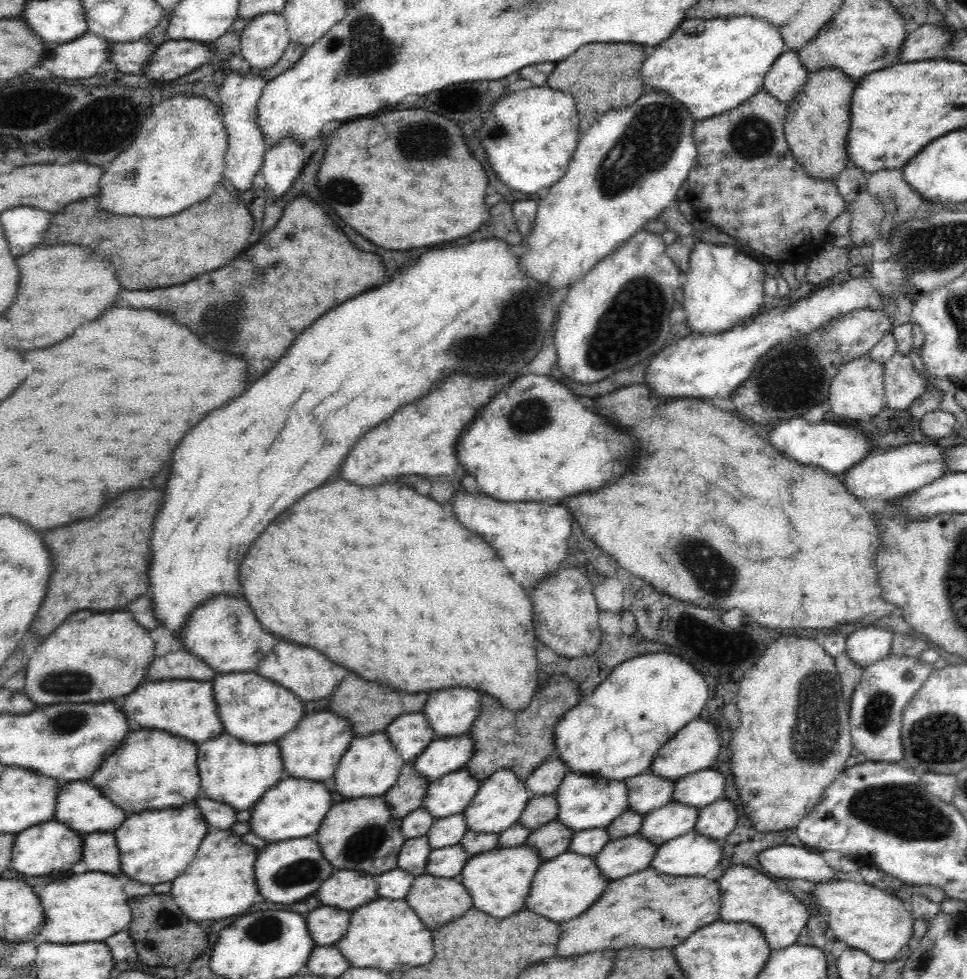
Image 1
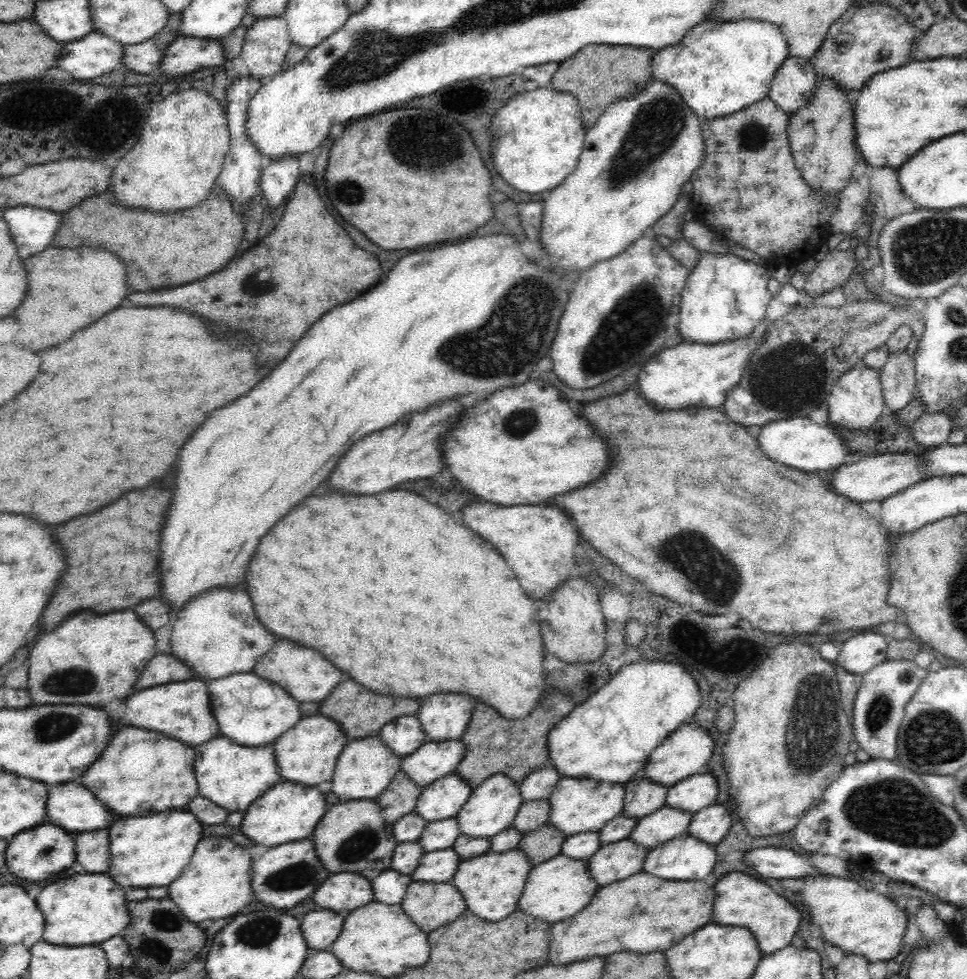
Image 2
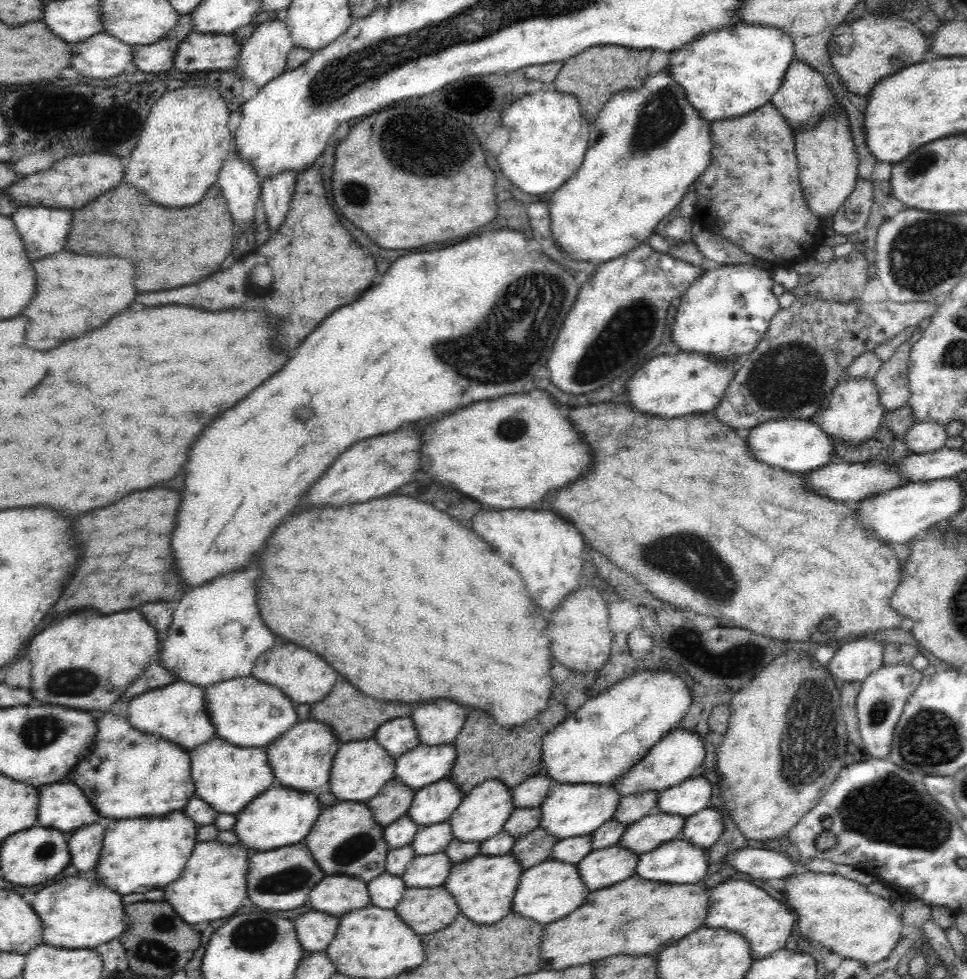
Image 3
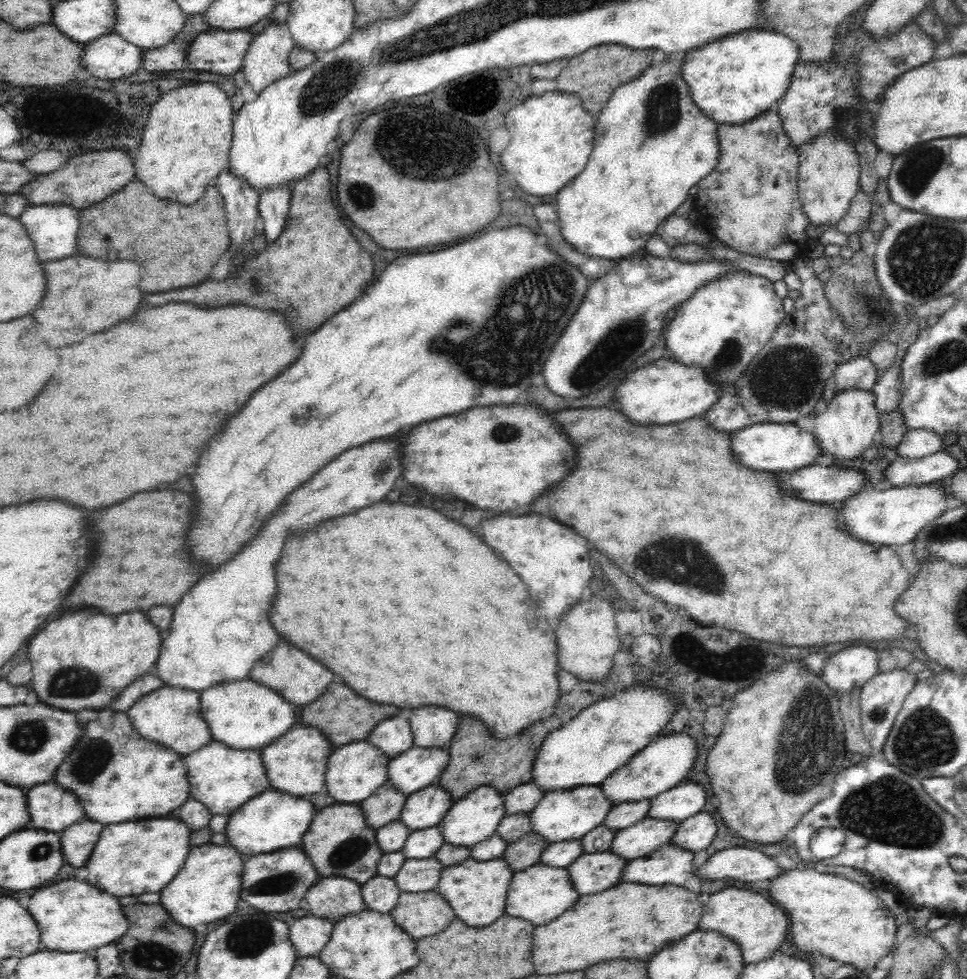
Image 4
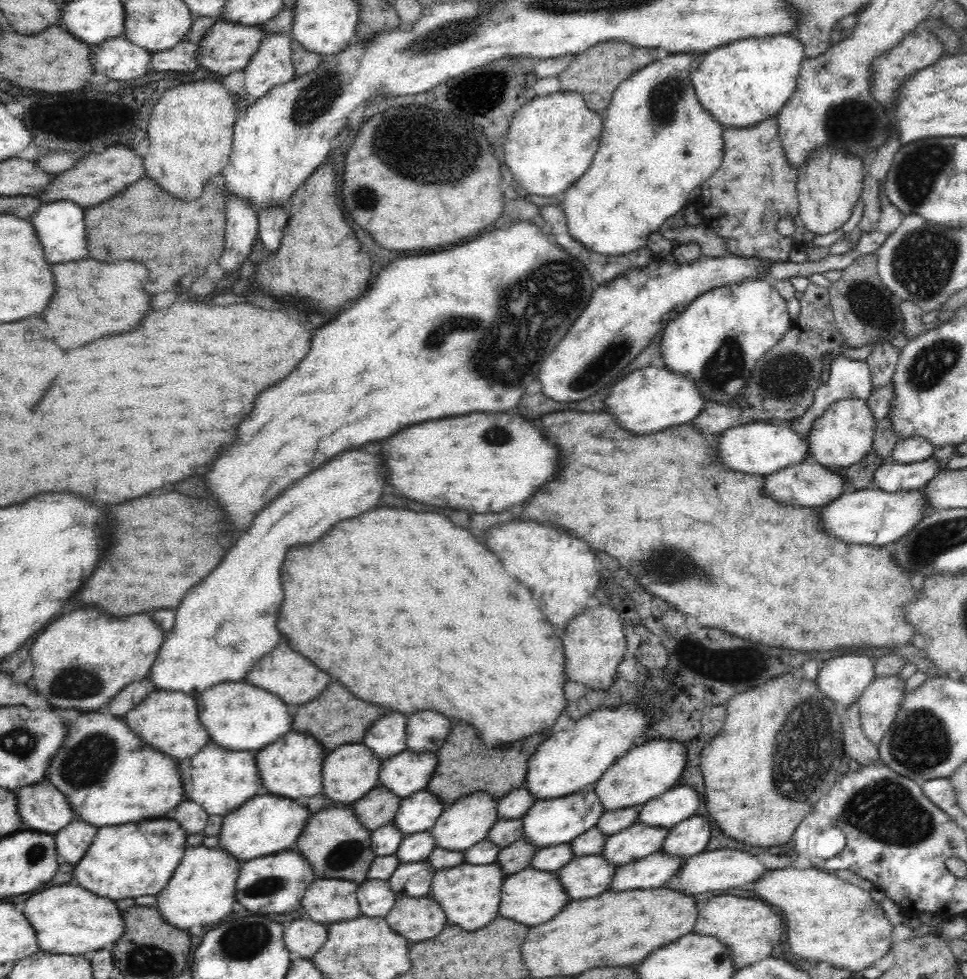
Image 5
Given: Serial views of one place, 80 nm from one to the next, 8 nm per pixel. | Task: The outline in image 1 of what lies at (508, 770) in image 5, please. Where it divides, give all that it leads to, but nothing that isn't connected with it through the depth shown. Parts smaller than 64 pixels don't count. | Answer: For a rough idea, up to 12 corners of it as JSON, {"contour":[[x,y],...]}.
{"contour":[[564,675],[543,678],[510,711],[481,694],[462,770],[528,779],[555,756],[554,728],[581,699]]}

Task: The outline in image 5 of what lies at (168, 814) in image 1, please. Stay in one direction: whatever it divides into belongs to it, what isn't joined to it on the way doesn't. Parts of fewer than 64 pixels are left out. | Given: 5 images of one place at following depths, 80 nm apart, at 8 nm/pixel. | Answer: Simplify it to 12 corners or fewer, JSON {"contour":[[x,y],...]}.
{"contour":[[170,818],[98,827],[72,883],[155,896],[187,849]]}

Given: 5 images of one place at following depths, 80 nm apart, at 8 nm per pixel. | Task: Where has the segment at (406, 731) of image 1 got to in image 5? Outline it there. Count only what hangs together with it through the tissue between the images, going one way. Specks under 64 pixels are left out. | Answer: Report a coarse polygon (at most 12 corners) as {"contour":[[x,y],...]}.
{"contour":[[390,714],[372,722],[362,744],[380,762],[406,747],[406,718]]}

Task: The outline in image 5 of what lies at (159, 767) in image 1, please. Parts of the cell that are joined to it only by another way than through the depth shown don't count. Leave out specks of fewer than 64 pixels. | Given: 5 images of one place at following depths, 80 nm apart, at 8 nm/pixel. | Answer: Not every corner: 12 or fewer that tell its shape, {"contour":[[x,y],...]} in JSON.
{"contour":[[81,713],[45,782],[92,826],[165,818],[178,764]]}

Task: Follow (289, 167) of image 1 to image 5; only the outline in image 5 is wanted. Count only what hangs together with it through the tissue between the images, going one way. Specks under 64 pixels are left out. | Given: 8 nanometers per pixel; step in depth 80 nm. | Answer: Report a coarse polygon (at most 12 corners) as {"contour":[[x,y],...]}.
{"contour":[[282,207],[257,212],[258,238],[266,257],[280,248],[289,216]]}

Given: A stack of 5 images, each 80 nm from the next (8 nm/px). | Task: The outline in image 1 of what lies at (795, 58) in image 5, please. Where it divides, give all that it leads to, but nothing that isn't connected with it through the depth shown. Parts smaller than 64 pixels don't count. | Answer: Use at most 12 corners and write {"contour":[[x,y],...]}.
{"contour":[[749,16],[686,19],[641,68],[696,121],[762,92],[784,54]]}

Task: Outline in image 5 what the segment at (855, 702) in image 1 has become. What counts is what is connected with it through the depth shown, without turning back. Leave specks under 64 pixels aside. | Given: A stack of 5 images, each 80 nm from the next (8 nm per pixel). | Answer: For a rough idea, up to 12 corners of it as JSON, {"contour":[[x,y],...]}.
{"contour":[[874,678],[857,700],[871,743],[884,737],[899,710],[904,681]]}

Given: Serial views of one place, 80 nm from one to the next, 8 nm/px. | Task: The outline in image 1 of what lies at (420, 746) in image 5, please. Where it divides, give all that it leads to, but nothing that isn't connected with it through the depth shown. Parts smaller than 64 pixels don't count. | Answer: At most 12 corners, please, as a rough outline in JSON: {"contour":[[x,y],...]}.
{"contour":[[470,688],[430,694],[421,712],[434,739],[466,735],[480,695]]}

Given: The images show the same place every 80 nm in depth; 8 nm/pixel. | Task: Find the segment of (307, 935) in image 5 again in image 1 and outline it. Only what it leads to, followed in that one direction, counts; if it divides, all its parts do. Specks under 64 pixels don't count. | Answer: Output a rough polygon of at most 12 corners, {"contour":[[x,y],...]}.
{"contour":[[321,905],[304,921],[314,946],[346,934],[350,912]]}

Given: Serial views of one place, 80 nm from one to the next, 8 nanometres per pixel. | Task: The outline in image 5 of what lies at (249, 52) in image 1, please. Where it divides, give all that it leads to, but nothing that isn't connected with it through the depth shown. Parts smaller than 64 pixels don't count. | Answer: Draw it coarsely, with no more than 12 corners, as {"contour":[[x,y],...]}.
{"contour":[[268,33],[244,68],[243,88],[260,100],[293,81],[292,38]]}

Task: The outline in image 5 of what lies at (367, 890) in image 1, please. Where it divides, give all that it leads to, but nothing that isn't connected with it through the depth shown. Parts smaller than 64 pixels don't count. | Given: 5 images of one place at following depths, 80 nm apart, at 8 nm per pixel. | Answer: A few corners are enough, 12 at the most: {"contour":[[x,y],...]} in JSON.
{"contour":[[320,879],[300,906],[323,925],[360,915],[359,884]]}

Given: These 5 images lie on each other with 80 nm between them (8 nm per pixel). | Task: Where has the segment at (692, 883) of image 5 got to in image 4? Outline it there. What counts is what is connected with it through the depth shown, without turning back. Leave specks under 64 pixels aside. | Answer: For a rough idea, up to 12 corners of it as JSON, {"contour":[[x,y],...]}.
{"contour":[[726,848],[694,865],[704,883],[762,883],[783,871],[770,854]]}

